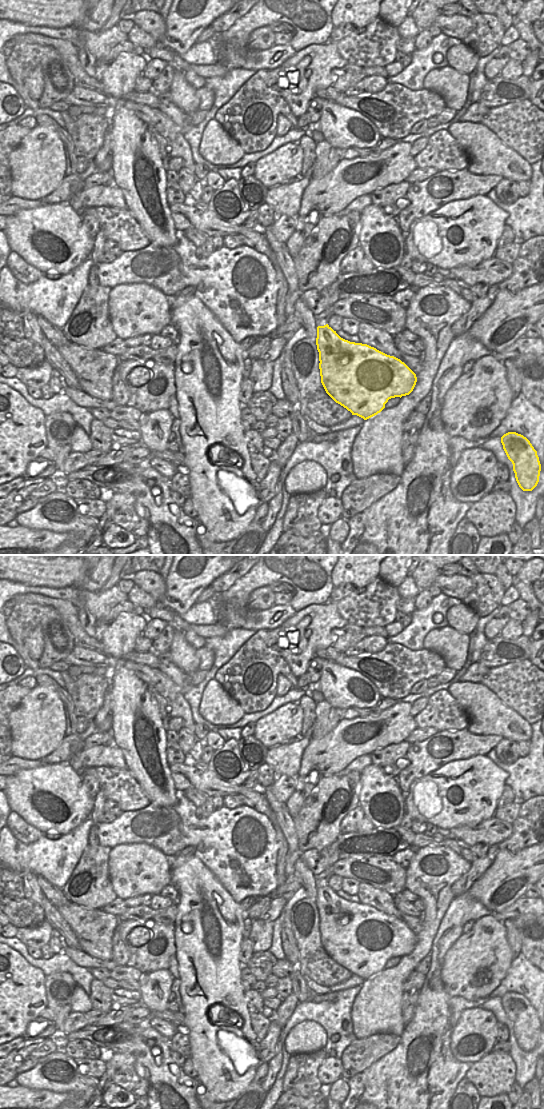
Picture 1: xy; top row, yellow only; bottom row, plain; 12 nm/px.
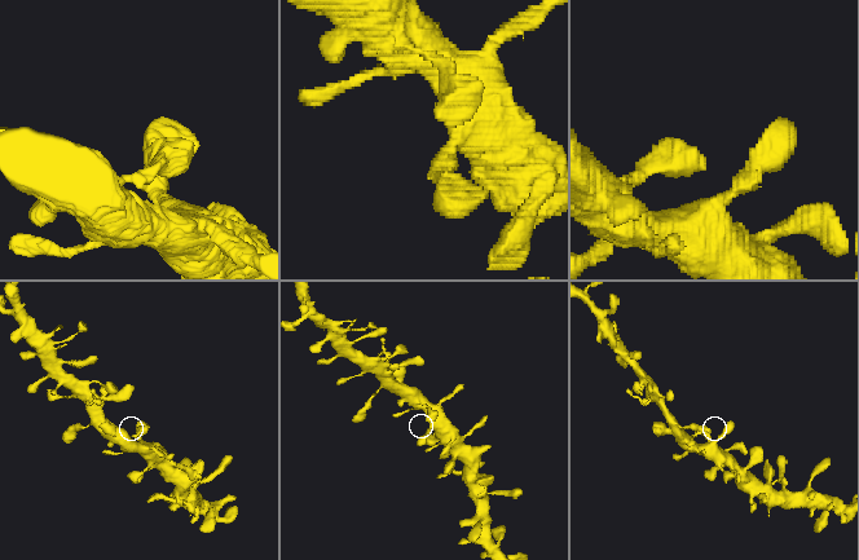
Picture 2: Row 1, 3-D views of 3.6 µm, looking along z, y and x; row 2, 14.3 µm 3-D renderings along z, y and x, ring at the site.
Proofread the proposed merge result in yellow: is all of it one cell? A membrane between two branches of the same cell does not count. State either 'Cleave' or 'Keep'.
Keep

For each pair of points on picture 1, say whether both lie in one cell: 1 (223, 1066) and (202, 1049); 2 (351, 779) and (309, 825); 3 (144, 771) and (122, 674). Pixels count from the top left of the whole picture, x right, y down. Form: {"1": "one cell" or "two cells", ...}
{"1": "one cell", "2": "one cell", "3": "one cell"}

